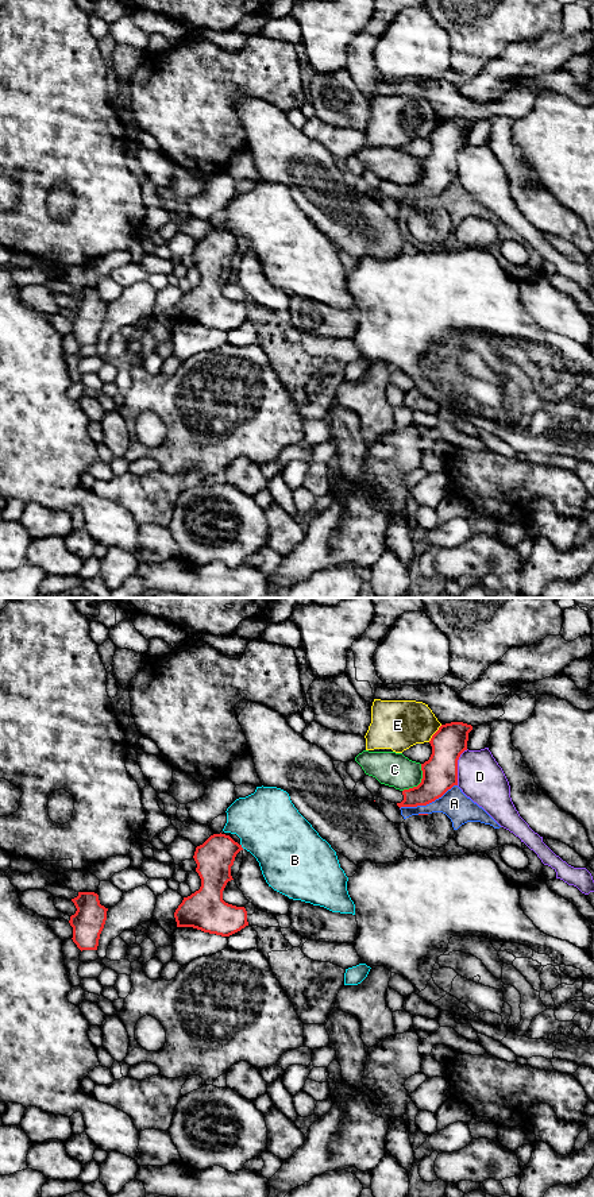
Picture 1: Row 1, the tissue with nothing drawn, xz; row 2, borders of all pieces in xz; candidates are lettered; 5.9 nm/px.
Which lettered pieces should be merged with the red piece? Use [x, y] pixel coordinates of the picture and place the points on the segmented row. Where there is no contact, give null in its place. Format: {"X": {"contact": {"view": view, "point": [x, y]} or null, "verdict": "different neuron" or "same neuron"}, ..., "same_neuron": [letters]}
{"A": {"contact": {"view": "xz", "point": [428, 803]}, "verdict": "different neuron"}, "B": {"contact": {"view": "xz", "point": [240, 846]}, "verdict": "different neuron"}, "C": {"contact": {"view": "xz", "point": [421, 782]}, "verdict": "different neuron"}, "D": {"contact": {"view": "xz", "point": [456, 767]}, "verdict": "different neuron"}, "E": {"contact": {"view": "xz", "point": [435, 733]}, "verdict": "different neuron"}, "same_neuron": []}

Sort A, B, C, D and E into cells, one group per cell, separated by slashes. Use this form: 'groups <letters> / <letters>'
groups A / B / C / D / E

